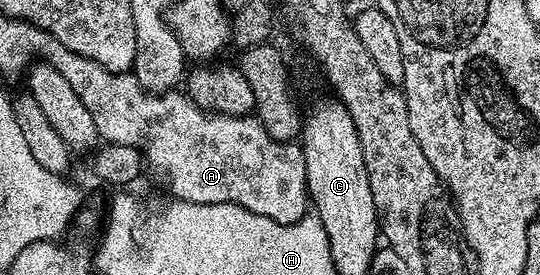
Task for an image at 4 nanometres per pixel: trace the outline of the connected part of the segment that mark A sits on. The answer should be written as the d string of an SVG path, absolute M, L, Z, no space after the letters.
M133 73L120 74L118 79L120 87L115 83L103 87L104 105L115 107L114 142L141 149L142 162L155 170L156 177L172 191L175 199L190 203L235 203L261 217L288 225L308 214L305 153L298 142L282 143L269 137L254 114L215 115L199 108L182 90L147 91Z

